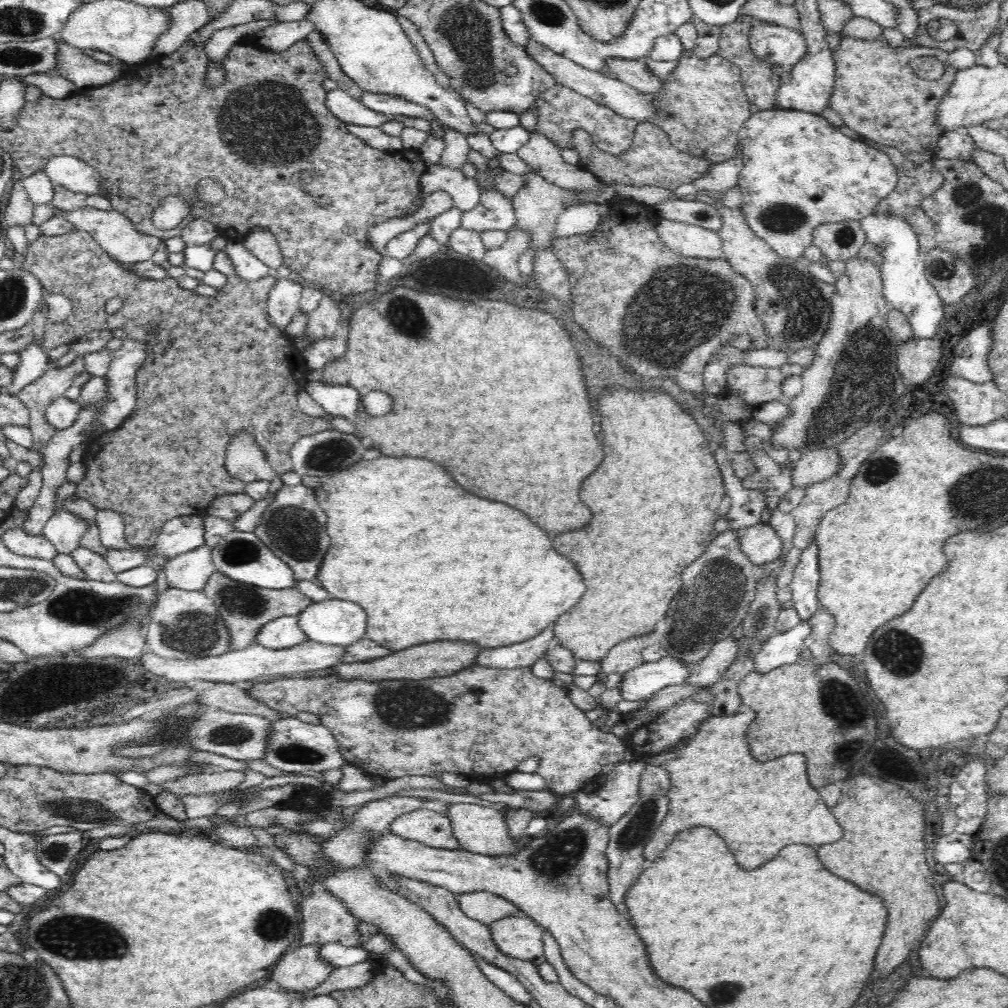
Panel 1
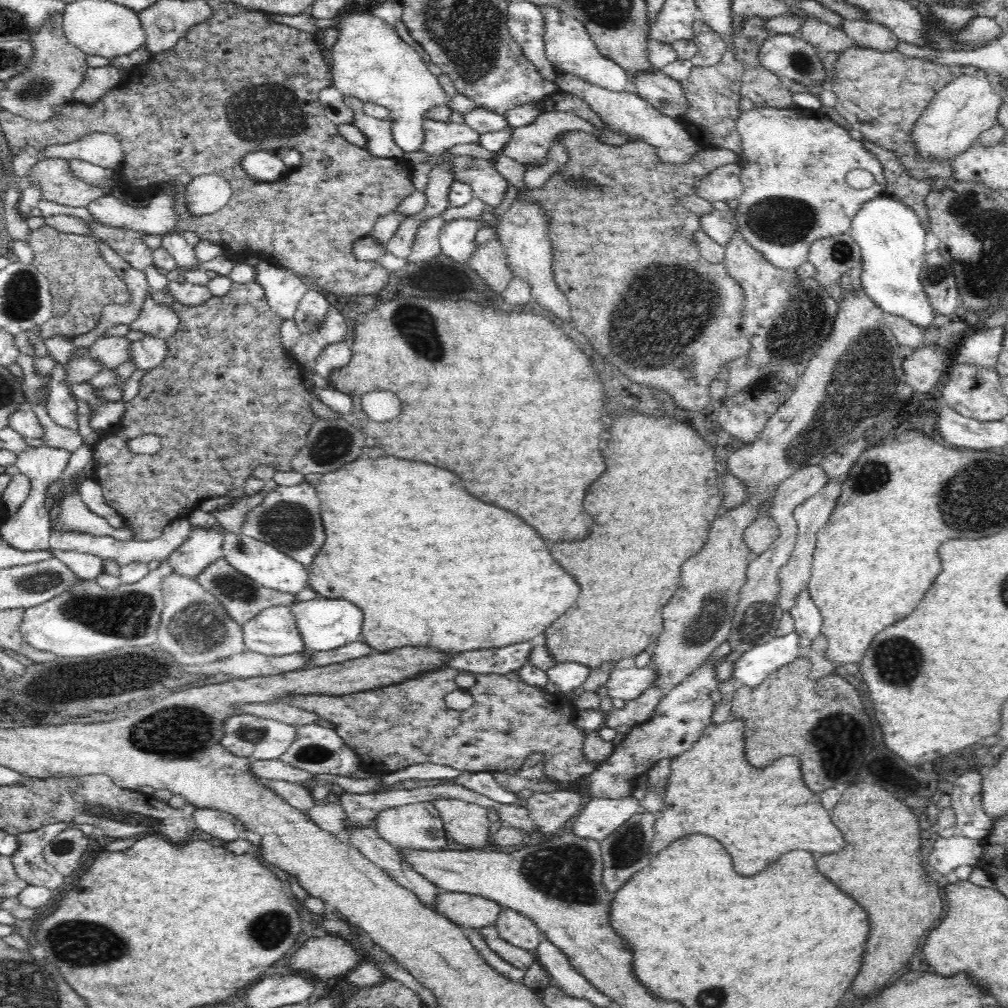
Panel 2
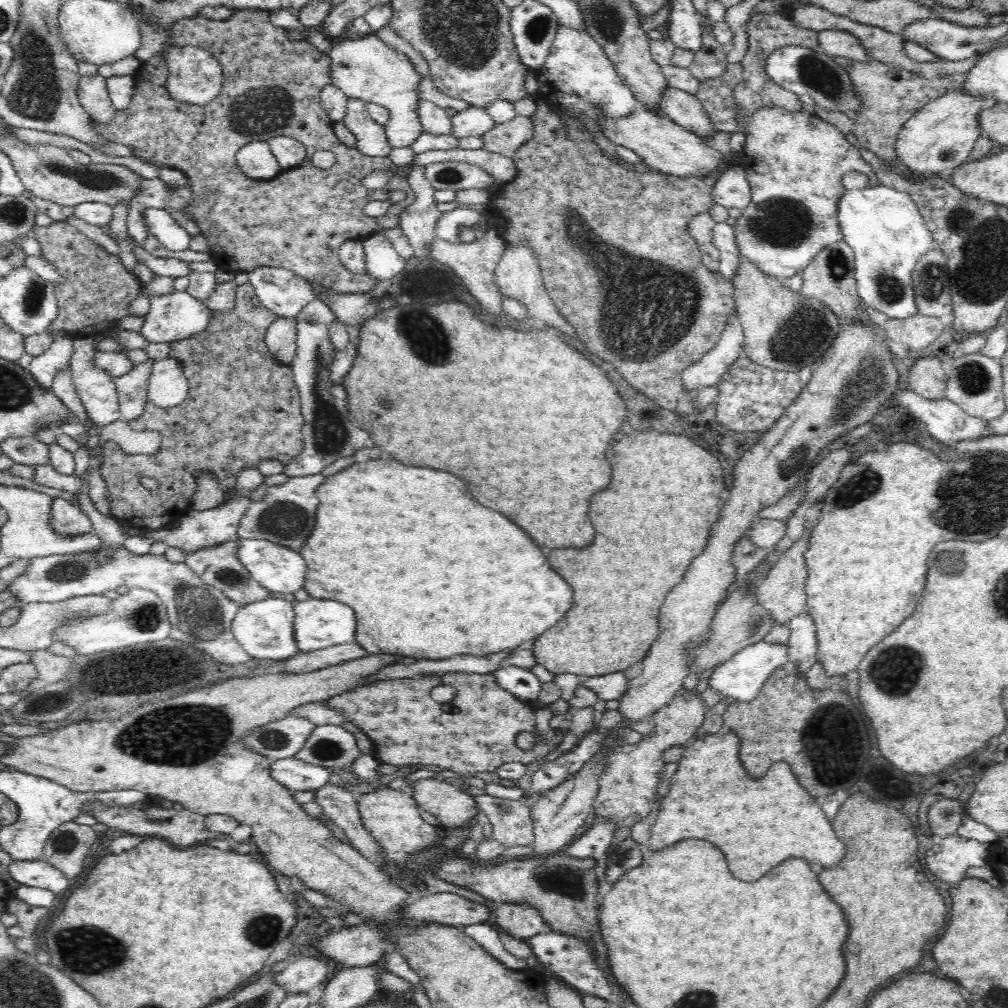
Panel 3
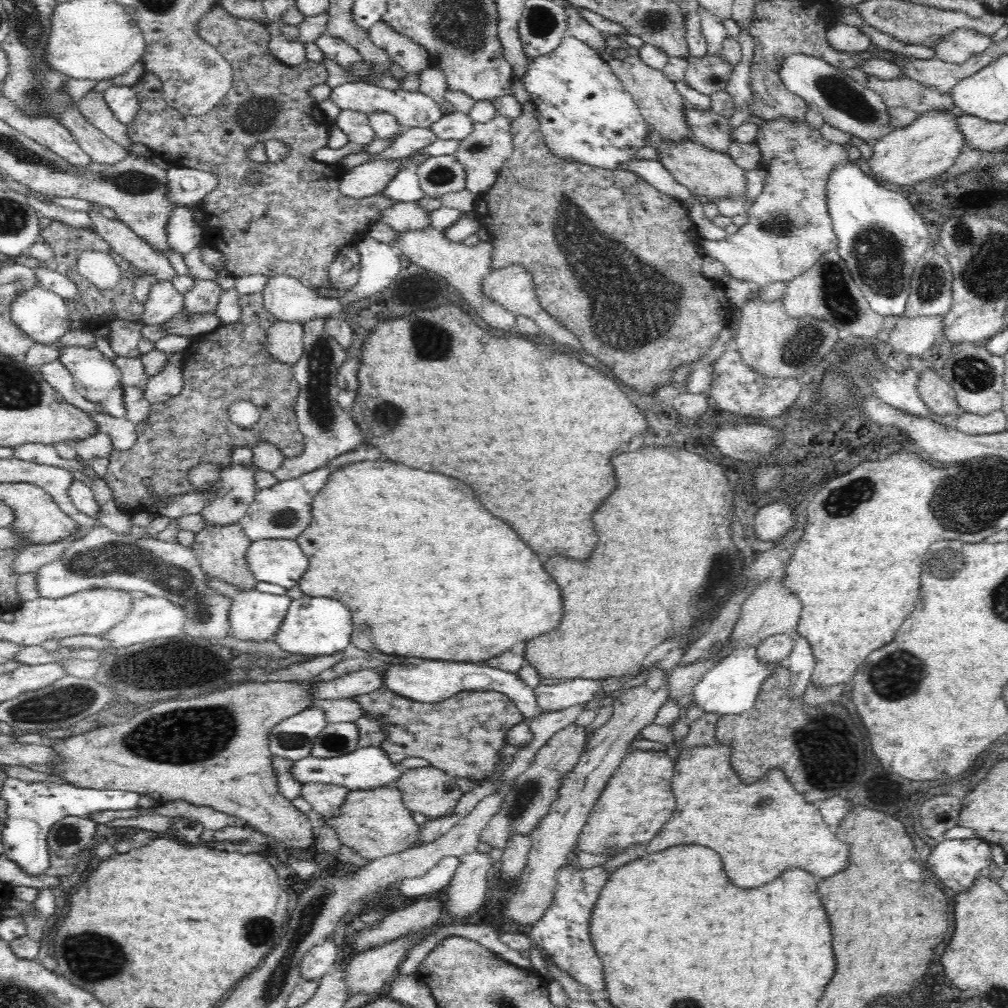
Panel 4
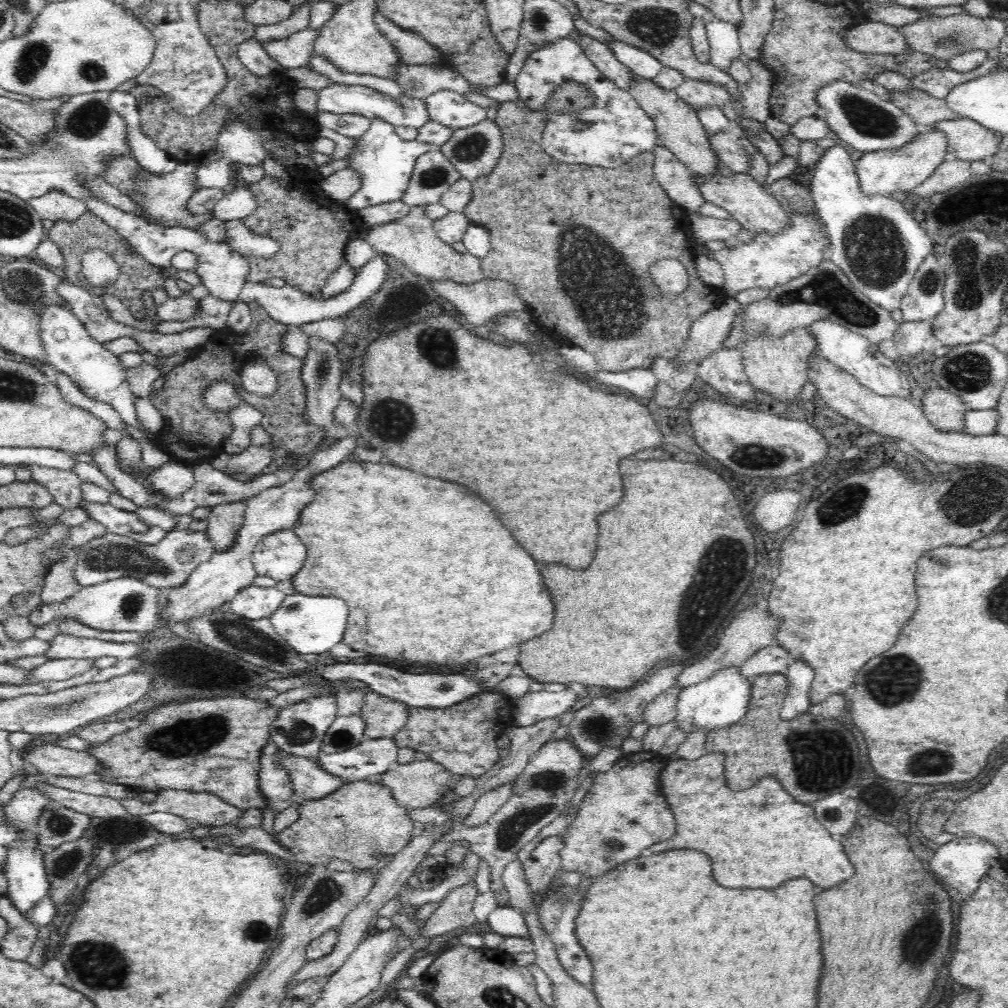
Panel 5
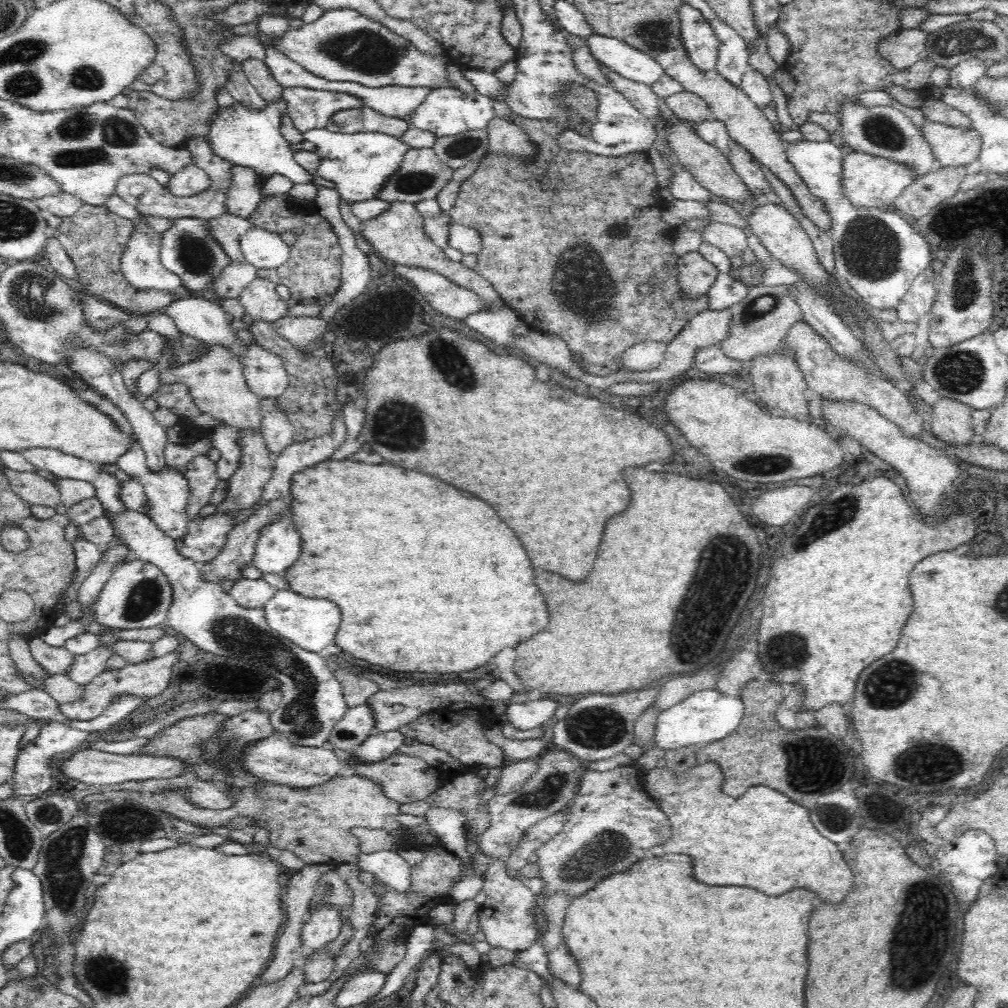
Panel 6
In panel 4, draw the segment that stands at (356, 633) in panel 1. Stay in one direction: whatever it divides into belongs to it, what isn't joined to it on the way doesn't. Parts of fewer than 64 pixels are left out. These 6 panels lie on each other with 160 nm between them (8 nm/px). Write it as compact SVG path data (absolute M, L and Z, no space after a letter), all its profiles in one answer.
M312 597L292 599L284 620L281 620L275 642L291 654L328 655L341 652L351 645L352 616L350 610L332 598Z

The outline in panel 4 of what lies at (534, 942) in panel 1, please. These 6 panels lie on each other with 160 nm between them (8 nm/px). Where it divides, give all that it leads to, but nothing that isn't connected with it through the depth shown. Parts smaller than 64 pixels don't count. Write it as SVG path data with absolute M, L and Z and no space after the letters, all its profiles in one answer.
M649 670L644 684L616 690L609 695L613 697L613 713L610 720L590 733L585 751L578 764L564 776L560 786L560 796L550 806L550 811L530 836L532 846L525 870L519 877L518 888L505 904L504 918L516 922L520 926L533 925L544 914L553 901L556 886L555 875L572 859L572 852L579 840L583 826L588 822L601 792L606 788L612 773L624 760L629 751L629 744L641 733L641 730L652 724L658 710L667 702L669 670Z

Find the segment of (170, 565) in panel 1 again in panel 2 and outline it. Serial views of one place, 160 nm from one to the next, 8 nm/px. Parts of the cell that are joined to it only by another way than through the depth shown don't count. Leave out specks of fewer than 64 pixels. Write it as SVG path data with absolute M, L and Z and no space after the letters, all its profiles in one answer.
M193 527L190 536L168 558L174 573L196 577L212 561L222 557L222 544L228 532L219 529Z

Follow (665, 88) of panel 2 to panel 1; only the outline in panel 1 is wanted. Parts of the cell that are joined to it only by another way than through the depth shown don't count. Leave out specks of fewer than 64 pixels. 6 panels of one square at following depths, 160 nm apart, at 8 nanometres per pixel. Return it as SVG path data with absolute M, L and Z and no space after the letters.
M606 58L606 68L602 68L604 74L610 74L616 79L629 84L642 94L658 96L664 88L664 80L648 71L650 58L638 58L638 60L626 60L625 58Z

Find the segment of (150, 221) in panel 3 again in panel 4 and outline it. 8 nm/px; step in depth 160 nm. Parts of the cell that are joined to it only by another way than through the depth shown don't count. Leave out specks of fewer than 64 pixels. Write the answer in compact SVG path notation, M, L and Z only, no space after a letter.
M196 205L175 207L166 224L169 246L183 256L196 250L200 239L204 238L202 225L193 220Z

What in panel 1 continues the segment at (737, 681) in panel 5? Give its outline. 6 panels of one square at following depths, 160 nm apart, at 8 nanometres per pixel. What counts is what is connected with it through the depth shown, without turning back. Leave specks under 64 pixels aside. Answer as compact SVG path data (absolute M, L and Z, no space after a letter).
M809 621L800 622L783 633L775 633L755 648L753 663L755 671L766 674L774 668L785 664L794 664L800 660L800 652L804 650L804 640L811 633Z

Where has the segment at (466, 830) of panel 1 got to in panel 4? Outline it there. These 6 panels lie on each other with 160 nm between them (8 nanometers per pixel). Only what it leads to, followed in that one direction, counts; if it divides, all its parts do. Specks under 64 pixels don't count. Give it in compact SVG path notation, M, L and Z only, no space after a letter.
M432 765L407 769L398 777L394 786L404 798L404 807L412 813L420 813L431 819L450 814L454 807L458 806L460 797L463 795L456 784L456 777Z

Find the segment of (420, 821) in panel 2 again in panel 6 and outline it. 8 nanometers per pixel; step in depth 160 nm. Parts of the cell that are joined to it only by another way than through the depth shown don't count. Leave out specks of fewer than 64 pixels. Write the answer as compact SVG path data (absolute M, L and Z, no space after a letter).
M358 775L333 776L327 783L310 788L258 781L252 786L223 787L234 804L226 810L209 810L191 804L184 795L184 789L166 789L154 793L154 801L159 808L181 821L190 822L197 827L213 829L228 825L239 817L250 817L256 821L256 829L266 828L270 833L270 844L288 850L299 856L306 865L323 864L336 866L341 863L357 864L360 854L360 840L354 836L356 827L382 829L395 835L402 830L398 815L401 805L384 794L383 788Z

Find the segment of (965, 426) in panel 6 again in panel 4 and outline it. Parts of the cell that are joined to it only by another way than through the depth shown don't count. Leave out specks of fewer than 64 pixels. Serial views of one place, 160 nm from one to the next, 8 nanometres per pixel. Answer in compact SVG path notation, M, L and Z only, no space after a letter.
M932 369L920 372L917 391L930 412L934 414L952 416L952 414L961 413L955 390L941 377L940 373Z

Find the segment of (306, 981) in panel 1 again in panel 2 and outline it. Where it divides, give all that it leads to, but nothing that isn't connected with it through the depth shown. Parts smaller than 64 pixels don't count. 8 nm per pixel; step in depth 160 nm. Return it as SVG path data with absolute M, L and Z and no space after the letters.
M320 933L308 939L290 959L288 967L306 973L312 980L326 980L338 974L347 974L366 957L359 946L344 937Z

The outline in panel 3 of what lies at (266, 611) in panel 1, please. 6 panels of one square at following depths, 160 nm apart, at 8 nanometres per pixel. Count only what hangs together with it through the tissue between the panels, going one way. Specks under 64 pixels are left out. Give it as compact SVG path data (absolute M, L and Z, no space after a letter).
M232 539L228 542L205 546L188 553L185 563L204 581L204 584L219 588L237 606L254 604L254 602L258 602L257 600L272 597L270 591L252 578L250 571L238 559L237 552L238 539Z

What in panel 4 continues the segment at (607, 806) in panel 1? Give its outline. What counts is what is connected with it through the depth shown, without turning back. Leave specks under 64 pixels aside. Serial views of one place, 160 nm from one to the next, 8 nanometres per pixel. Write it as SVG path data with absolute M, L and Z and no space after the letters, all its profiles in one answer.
M572 857L556 875L556 886L553 901L544 911L528 933L534 947L543 952L546 958L552 959L558 968L572 975L572 978L584 984L590 992L604 990L602 962L596 956L596 950L590 942L589 920L600 891L604 888L611 871L606 871L600 865L589 870L576 867L577 859Z

